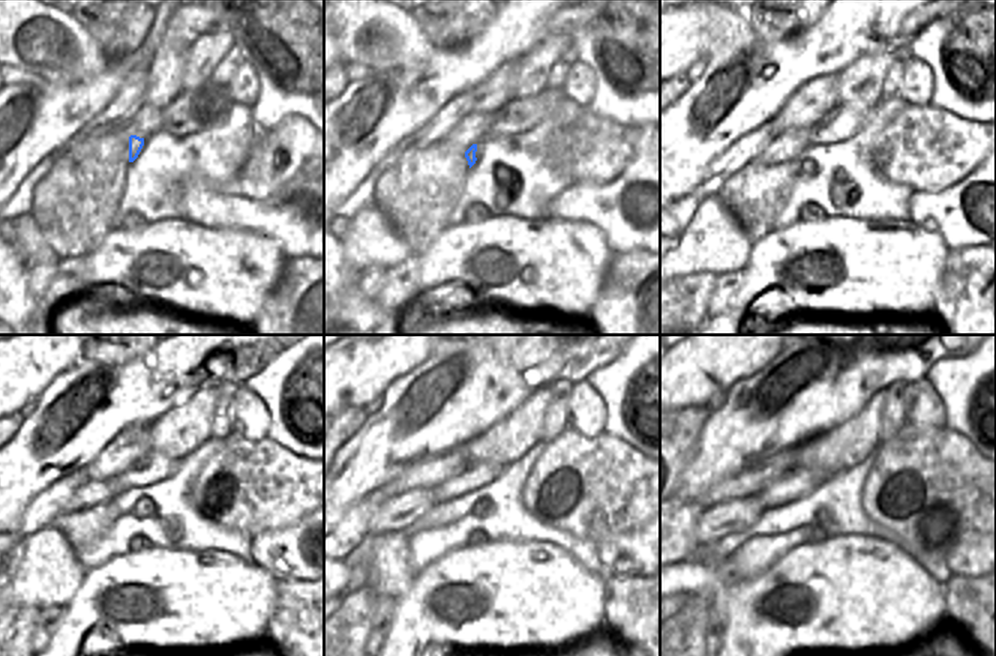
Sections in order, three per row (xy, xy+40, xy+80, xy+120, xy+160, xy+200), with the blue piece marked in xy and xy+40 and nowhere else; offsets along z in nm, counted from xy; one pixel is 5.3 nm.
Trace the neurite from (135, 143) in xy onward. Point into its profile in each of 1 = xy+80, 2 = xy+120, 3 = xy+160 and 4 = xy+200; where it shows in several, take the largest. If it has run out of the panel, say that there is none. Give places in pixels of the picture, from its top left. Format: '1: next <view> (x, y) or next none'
1: next xy+80 (807, 167)
2: next xy+120 (143, 508)
3: next xy+160 (483, 508)
4: next xy+200 (822, 517)

